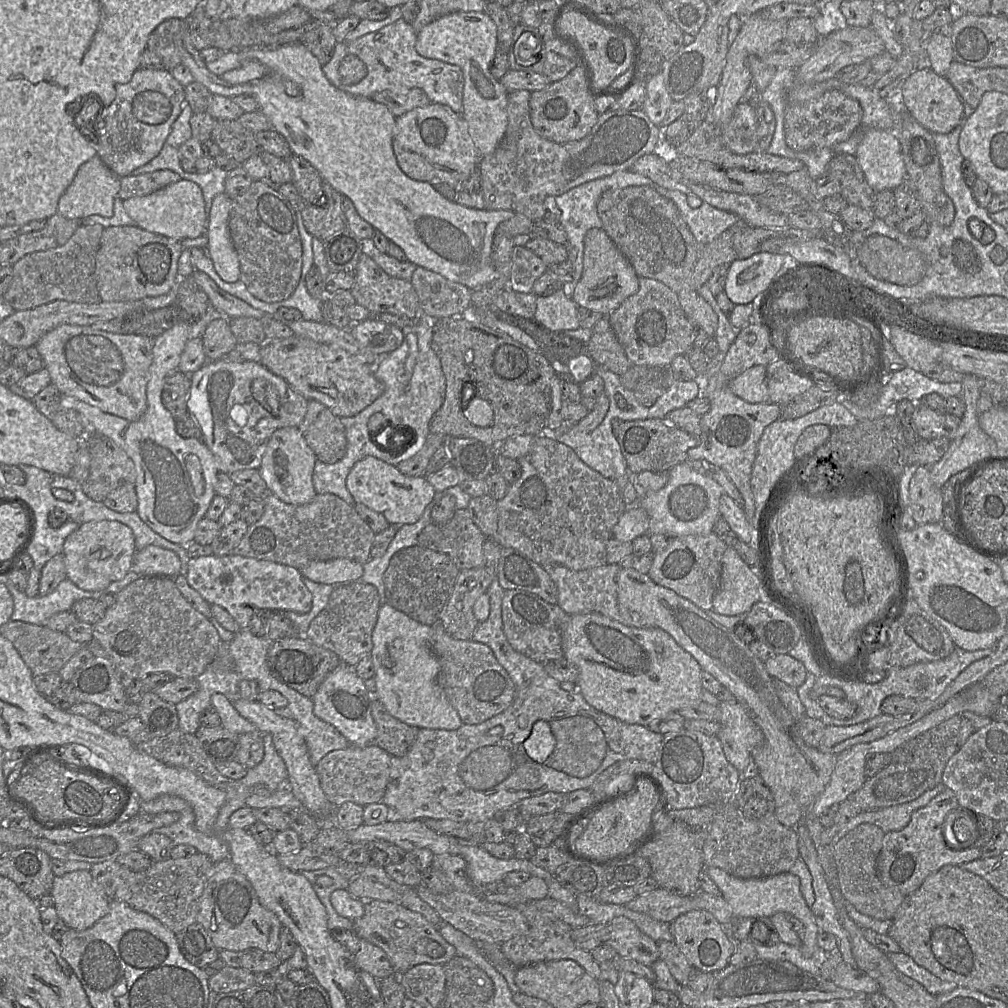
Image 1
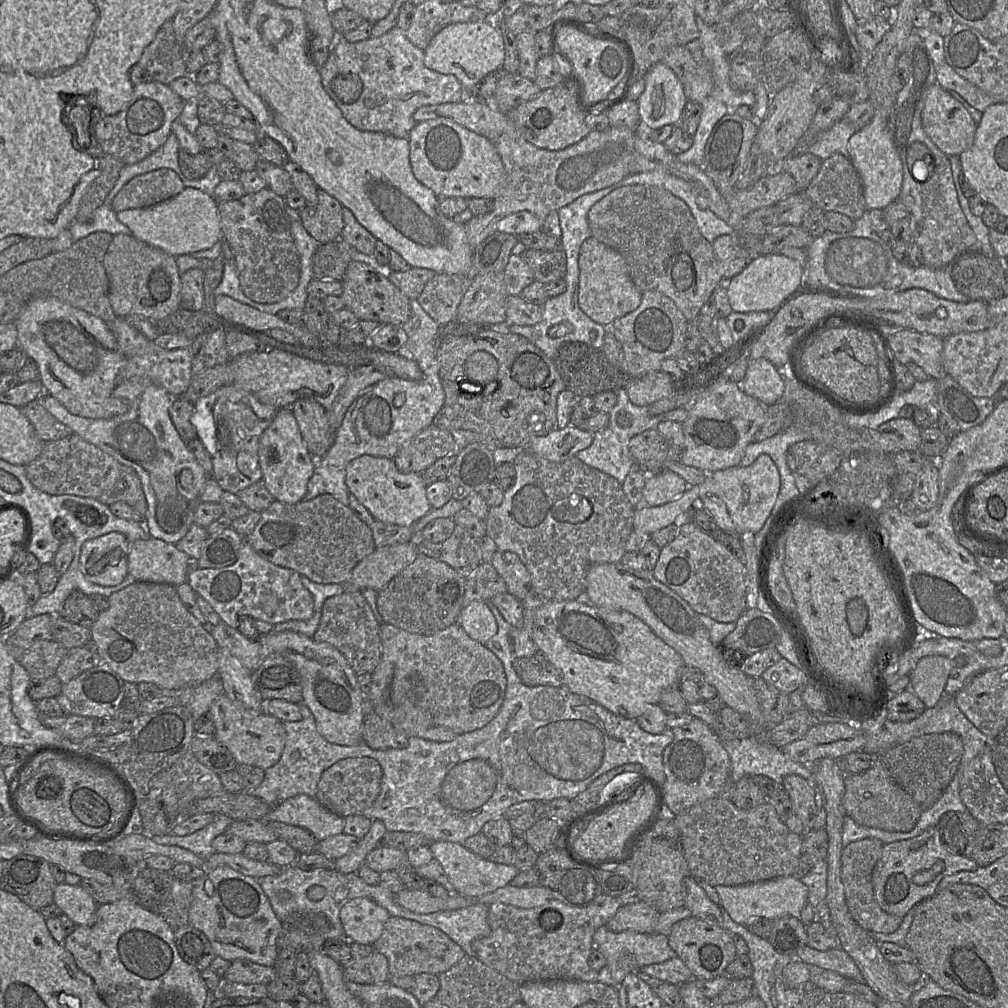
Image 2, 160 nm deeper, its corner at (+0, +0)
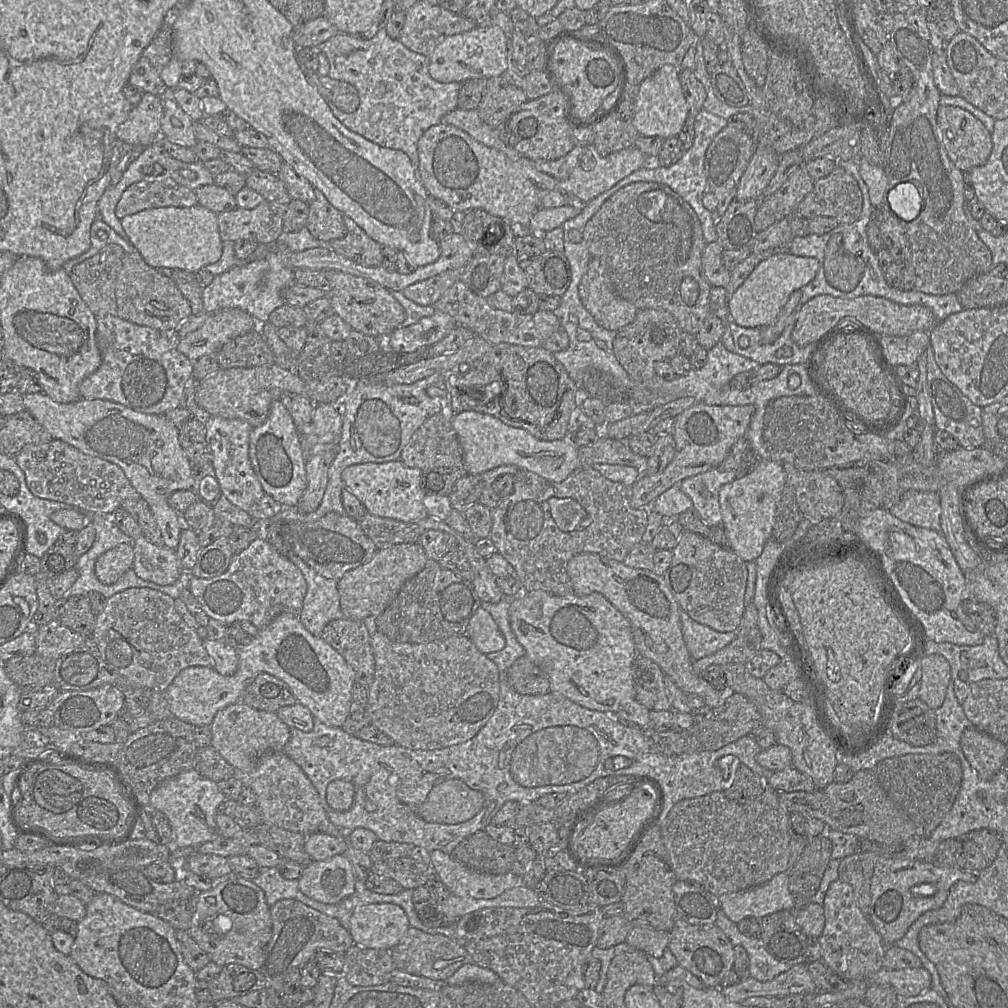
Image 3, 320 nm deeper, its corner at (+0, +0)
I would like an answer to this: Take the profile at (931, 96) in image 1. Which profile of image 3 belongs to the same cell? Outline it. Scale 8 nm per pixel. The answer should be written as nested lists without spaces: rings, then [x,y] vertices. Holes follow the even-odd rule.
[[[939,106],[936,123],[945,151],[960,171],[969,172],[988,161],[993,148],[991,133],[970,112],[956,106]]]

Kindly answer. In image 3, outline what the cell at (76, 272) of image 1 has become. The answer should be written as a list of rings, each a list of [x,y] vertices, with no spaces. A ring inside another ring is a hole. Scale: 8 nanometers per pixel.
[[[108,244],[92,257],[77,264],[69,277],[96,317],[116,315],[116,280],[122,266],[124,250]]]

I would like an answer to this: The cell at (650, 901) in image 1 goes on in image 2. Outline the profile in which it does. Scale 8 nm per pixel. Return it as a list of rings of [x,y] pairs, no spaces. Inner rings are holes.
[[[645,901],[620,906],[606,926],[613,932],[633,930],[640,933],[654,933],[660,913]]]

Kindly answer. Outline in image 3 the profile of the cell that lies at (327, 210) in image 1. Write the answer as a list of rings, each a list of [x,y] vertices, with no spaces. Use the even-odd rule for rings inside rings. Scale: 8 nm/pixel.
[[[317,188],[315,200],[309,204],[306,228],[318,240],[331,242],[342,239],[347,234],[343,213],[336,209]]]

